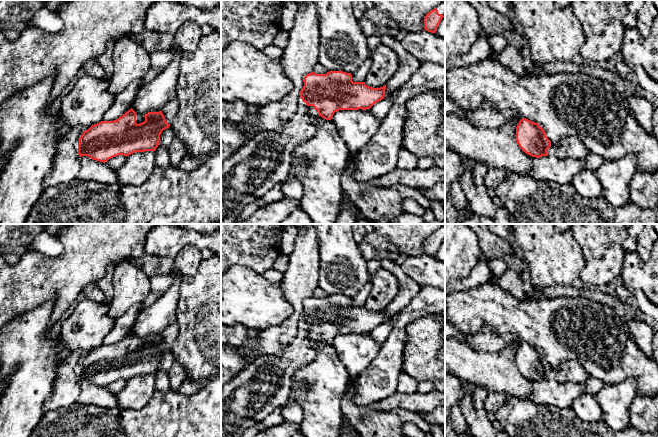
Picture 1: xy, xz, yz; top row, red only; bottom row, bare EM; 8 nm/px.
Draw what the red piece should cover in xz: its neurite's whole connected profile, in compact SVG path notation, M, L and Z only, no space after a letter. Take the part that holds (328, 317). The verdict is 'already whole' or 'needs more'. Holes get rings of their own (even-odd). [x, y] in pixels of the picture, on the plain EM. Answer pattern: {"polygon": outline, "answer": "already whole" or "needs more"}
{"polygon": "M329 295L326 298L316 298L311 296L304 301L304 310L300 315L300 322L298 323L299 331L293 342L286 347L284 353L281 356L269 356L269 355L260 355L250 361L245 365L244 369L237 374L234 378L232 378L229 382L227 382L221 388L221 437L241 437L247 428L254 426L256 423L262 421L269 413L271 413L274 409L285 405L288 401L291 386L293 382L294 374L297 370L309 364L316 358L316 344L319 342L324 342L326 344L331 344L334 337L339 334L366 334L370 333L375 327L384 323L386 309L380 312L369 311L365 308L365 306L353 306L351 297L346 297L343 295Z", "answer": "needs more"}

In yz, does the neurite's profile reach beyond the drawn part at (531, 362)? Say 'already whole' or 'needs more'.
needs more

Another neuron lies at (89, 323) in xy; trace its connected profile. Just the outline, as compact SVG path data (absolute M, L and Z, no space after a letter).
M82 300L63 321L59 332L64 349L69 353L80 350L83 355L103 345L103 340L115 324L108 315L109 305Z

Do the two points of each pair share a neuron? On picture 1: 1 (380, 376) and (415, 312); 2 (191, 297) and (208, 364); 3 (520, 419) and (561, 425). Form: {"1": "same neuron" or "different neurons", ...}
{"1": "same neuron", "2": "same neuron", "3": "same neuron"}

